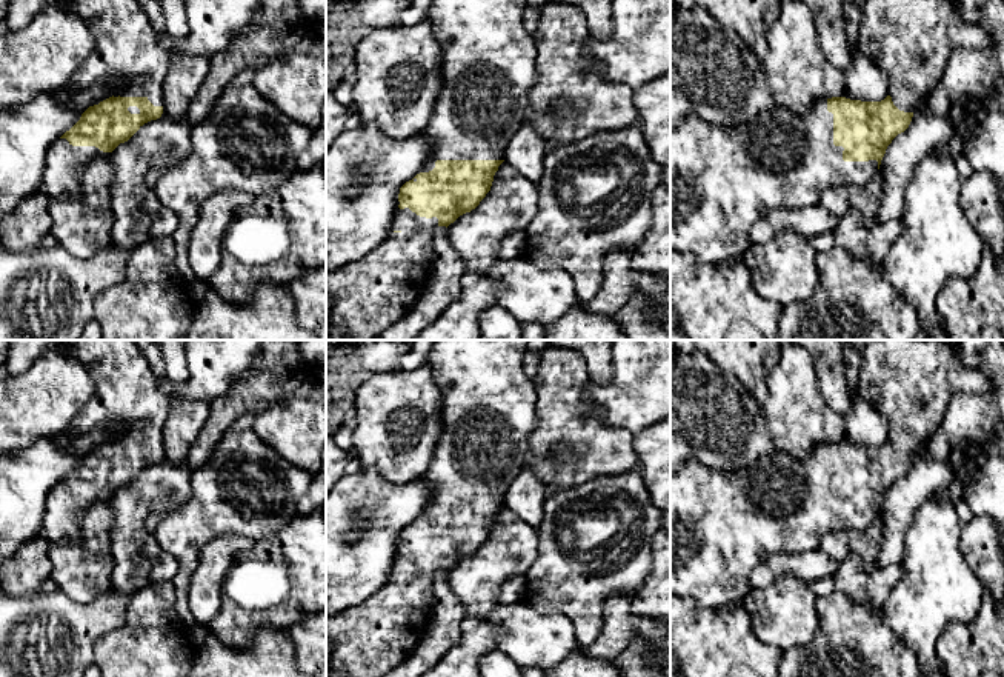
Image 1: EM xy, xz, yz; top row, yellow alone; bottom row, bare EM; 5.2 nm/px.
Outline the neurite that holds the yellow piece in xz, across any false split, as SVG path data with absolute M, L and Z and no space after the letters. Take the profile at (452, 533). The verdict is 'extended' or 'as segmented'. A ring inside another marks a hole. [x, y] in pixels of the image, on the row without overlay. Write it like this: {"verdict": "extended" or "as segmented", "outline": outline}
{"verdict": "extended", "outline": "M435 340L426 365L443 394L443 431L432 462L421 477L432 488L424 514L400 532L398 552L389 580L360 605L326 617L326 637L332 642L327 677L384 677L398 666L424 635L429 612L421 608L432 600L437 571L449 571L475 554L490 535L494 520L504 506L512 482L527 466L527 437L537 423L537 392L524 372L529 340Z"}

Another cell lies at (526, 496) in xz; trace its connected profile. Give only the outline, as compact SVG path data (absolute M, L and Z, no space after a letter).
M526 466L509 486L504 506L537 528L543 520L543 505L549 492L550 489L537 477L534 469Z

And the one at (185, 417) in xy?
M180 400L169 403L163 425L163 445L169 463L186 463L191 443L201 425L208 420L211 403Z

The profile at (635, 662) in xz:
M638 637L617 659L615 668L623 677L670 677L670 668L653 669L650 666L652 648L647 642Z

